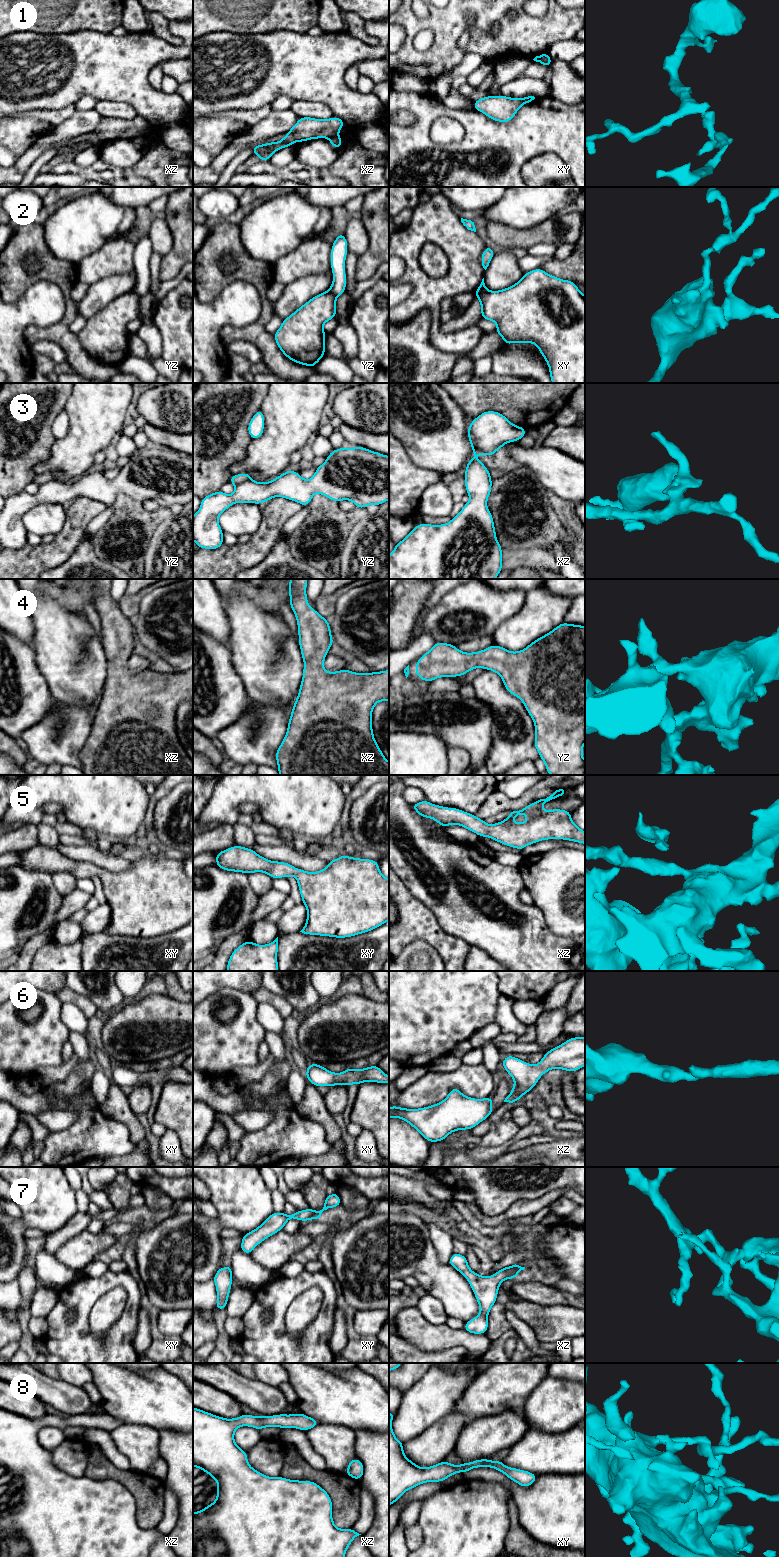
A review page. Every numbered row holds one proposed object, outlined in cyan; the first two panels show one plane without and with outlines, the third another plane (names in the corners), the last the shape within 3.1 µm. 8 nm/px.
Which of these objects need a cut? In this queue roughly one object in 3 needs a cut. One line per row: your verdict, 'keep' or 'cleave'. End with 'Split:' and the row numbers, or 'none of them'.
1: cleave
2: cleave
3: keep
4: keep
5: keep
6: keep
7: keep
8: keep
Split: 1, 2

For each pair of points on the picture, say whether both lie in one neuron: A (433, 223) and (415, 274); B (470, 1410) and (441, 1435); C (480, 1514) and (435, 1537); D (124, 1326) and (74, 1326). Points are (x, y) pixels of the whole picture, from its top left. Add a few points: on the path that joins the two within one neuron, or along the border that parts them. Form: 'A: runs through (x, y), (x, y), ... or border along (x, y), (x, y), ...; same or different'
A: runs through (420, 236), (411, 245), (412, 261); same
B: border along (453, 1410), (462, 1413), (469, 1421); different
C: runs through (469, 1521), (453, 1537), (446, 1537); same
D: runs through (113, 1339), (105, 1347), (95, 1347), (87, 1339); same

